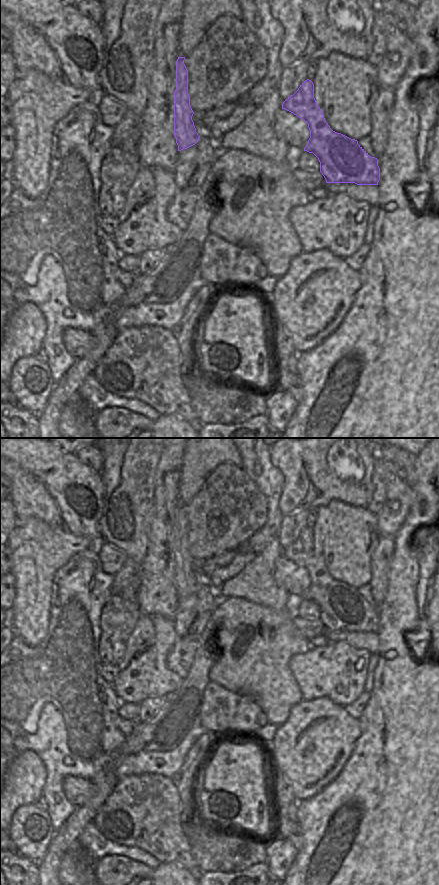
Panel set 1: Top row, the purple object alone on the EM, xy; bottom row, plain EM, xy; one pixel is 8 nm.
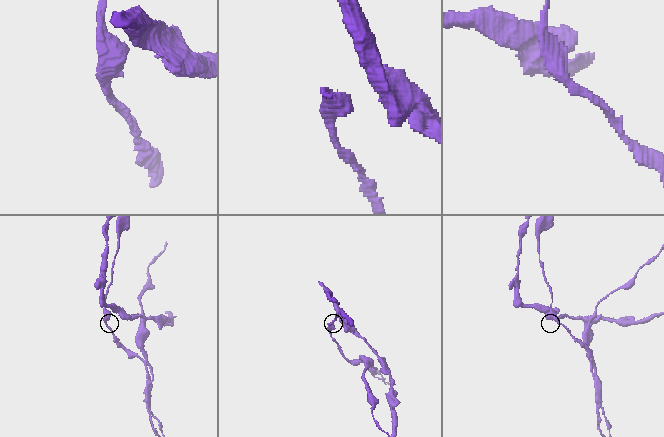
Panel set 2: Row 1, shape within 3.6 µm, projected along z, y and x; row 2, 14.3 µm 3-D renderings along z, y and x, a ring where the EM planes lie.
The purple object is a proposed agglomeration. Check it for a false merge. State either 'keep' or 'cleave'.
cleave

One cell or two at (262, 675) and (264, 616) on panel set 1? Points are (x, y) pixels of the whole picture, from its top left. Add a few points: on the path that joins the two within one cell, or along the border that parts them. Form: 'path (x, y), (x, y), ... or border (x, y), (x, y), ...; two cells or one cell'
path (262, 660), (262, 640), (265, 637), (265, 631); one cell

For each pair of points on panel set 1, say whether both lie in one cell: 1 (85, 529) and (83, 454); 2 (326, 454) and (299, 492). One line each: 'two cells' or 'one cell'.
1: two cells
2: one cell

